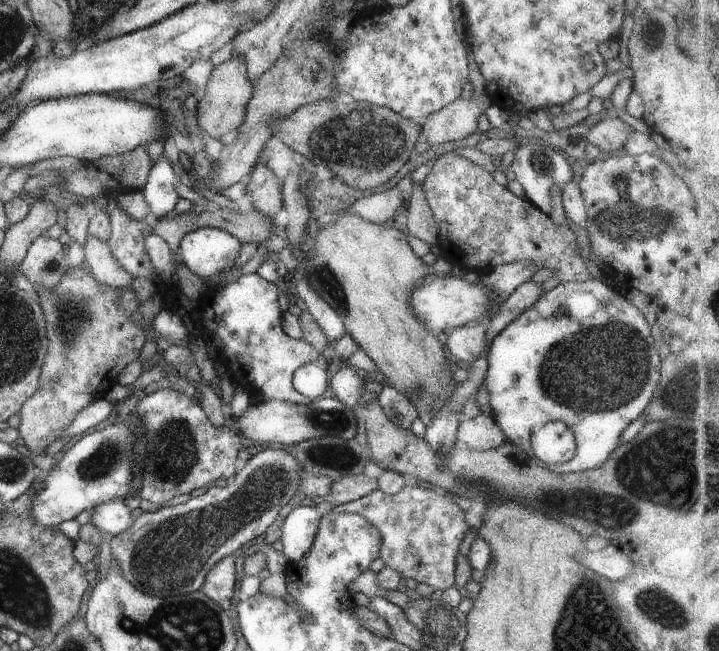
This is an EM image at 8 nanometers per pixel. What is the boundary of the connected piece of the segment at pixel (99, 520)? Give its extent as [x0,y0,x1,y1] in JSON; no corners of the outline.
[90,501,135,534]

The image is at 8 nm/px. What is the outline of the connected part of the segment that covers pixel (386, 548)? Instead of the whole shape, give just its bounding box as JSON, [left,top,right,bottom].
[334,481,471,591]

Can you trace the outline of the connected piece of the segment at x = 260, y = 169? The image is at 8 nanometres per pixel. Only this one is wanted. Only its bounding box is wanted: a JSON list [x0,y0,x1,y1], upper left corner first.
[246,162,283,216]

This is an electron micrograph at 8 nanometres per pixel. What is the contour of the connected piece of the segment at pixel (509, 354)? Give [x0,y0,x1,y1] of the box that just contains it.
[484,277,663,474]

